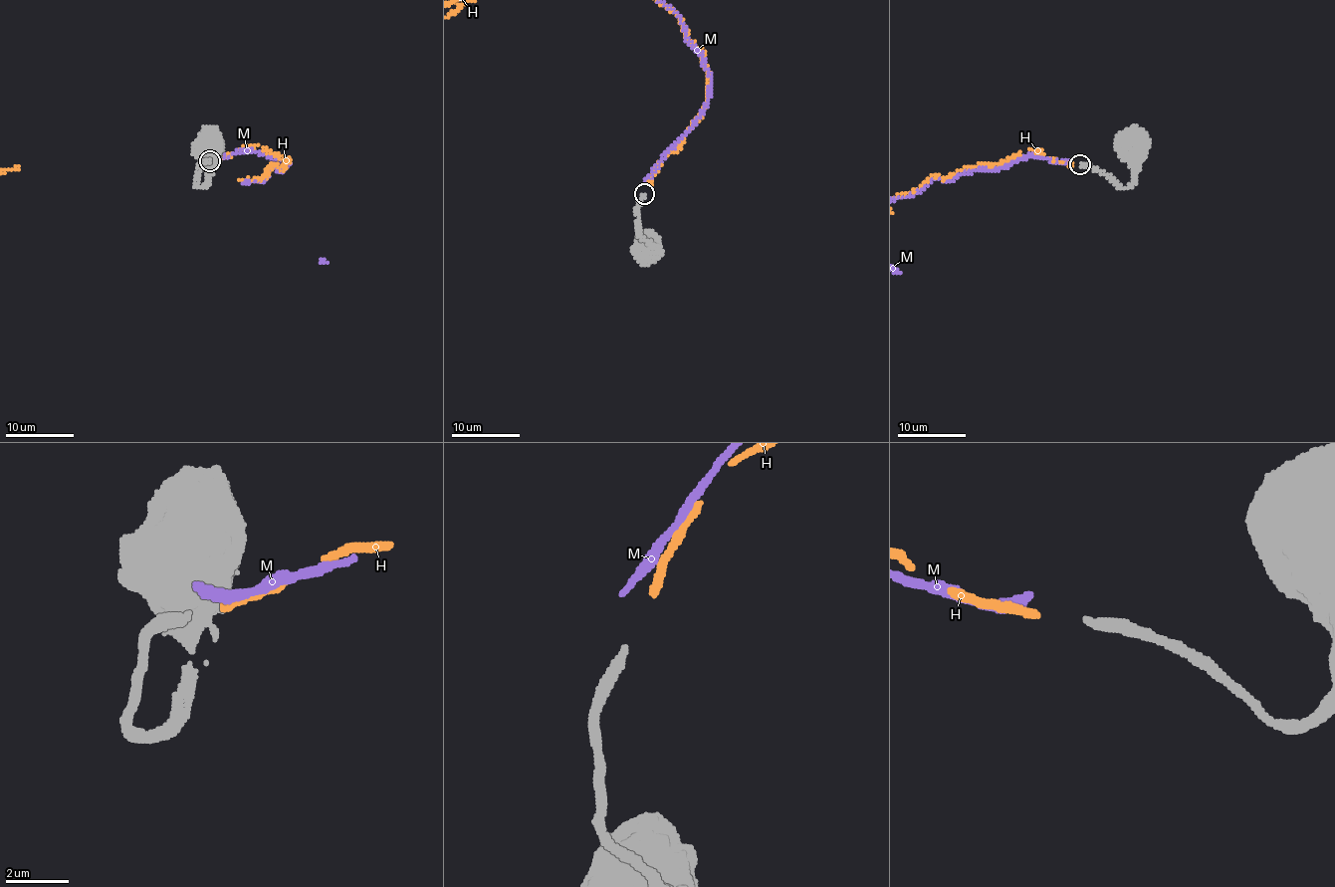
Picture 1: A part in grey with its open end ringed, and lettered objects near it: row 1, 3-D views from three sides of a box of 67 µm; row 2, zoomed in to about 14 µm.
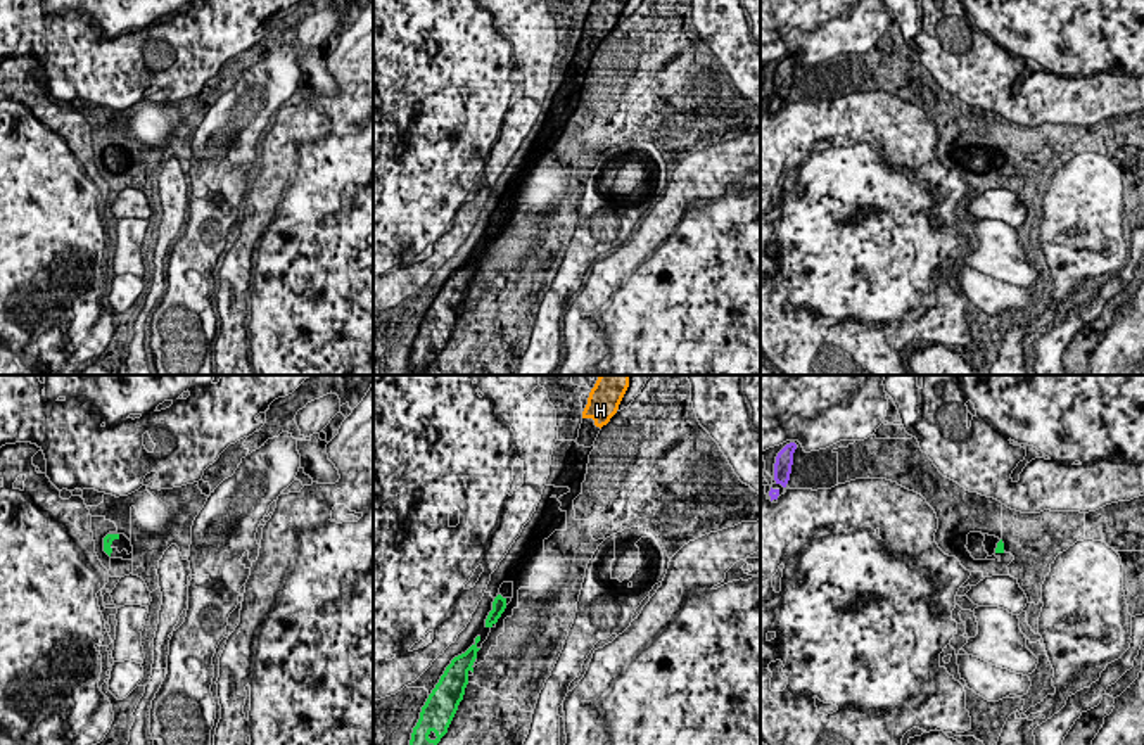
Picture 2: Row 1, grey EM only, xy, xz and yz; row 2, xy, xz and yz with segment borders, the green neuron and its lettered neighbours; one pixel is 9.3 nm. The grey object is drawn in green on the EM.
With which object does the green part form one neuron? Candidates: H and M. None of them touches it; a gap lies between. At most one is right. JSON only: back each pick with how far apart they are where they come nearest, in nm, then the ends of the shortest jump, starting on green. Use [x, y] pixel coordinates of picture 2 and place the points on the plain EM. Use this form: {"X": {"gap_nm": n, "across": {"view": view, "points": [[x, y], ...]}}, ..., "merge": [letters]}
{"H": {"gap_nm": 1800, "across": {"view": "xz", "points": [[500, 208], [597, 38]]}}, "merge": ["H"]}

